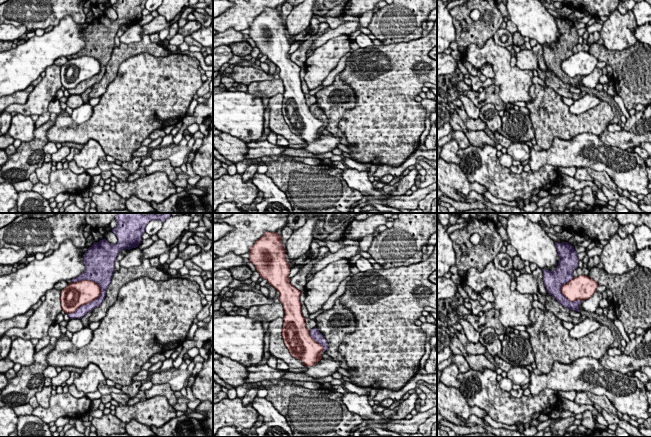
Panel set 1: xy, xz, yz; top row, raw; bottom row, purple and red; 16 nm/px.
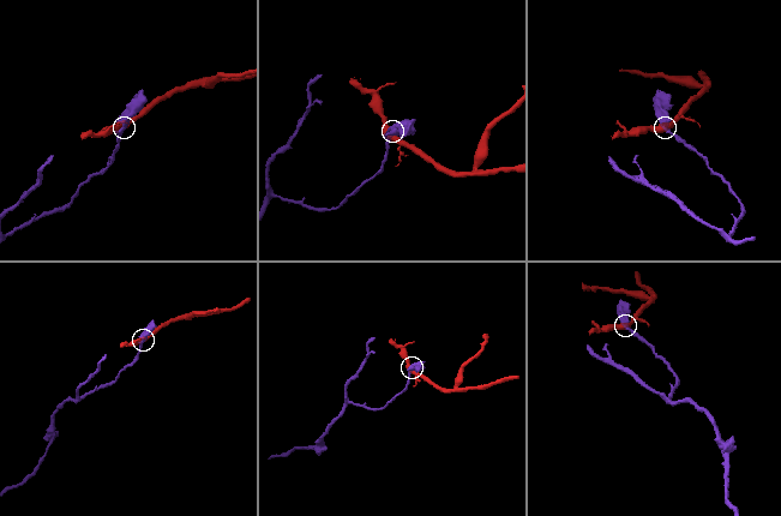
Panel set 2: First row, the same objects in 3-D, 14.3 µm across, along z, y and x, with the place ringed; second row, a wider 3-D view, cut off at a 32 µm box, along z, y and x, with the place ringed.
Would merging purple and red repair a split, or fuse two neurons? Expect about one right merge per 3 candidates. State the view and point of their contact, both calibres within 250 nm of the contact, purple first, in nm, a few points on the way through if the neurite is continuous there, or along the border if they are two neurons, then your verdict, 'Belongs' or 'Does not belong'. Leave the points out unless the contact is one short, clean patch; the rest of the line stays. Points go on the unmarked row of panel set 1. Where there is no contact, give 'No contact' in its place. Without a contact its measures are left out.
Touches purple at xy (90, 78). Thickness 160 nm (purple) against 380 nm. Does not belong

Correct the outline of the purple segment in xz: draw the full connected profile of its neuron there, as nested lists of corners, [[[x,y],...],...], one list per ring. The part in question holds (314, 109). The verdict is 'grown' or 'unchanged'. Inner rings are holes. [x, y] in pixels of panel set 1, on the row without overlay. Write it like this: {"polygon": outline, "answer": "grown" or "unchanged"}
{"polygon": [[[313,104],[310,106],[310,112],[320,121],[323,122],[324,127],[328,125],[328,118],[324,114],[324,112],[317,106],[317,104]]], "answer": "unchanged"}

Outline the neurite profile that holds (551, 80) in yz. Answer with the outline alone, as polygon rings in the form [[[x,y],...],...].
[[[537,68],[538,77],[545,81],[546,86],[552,88],[557,94],[562,97],[572,98],[574,100],[580,99],[579,94],[575,94],[570,91],[570,85],[562,82],[552,71],[548,68],[546,71],[542,71]]]

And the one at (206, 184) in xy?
[[[209,177],[200,178],[196,188],[204,191],[202,201],[207,206],[205,213],[213,213],[213,180],[211,180]]]

